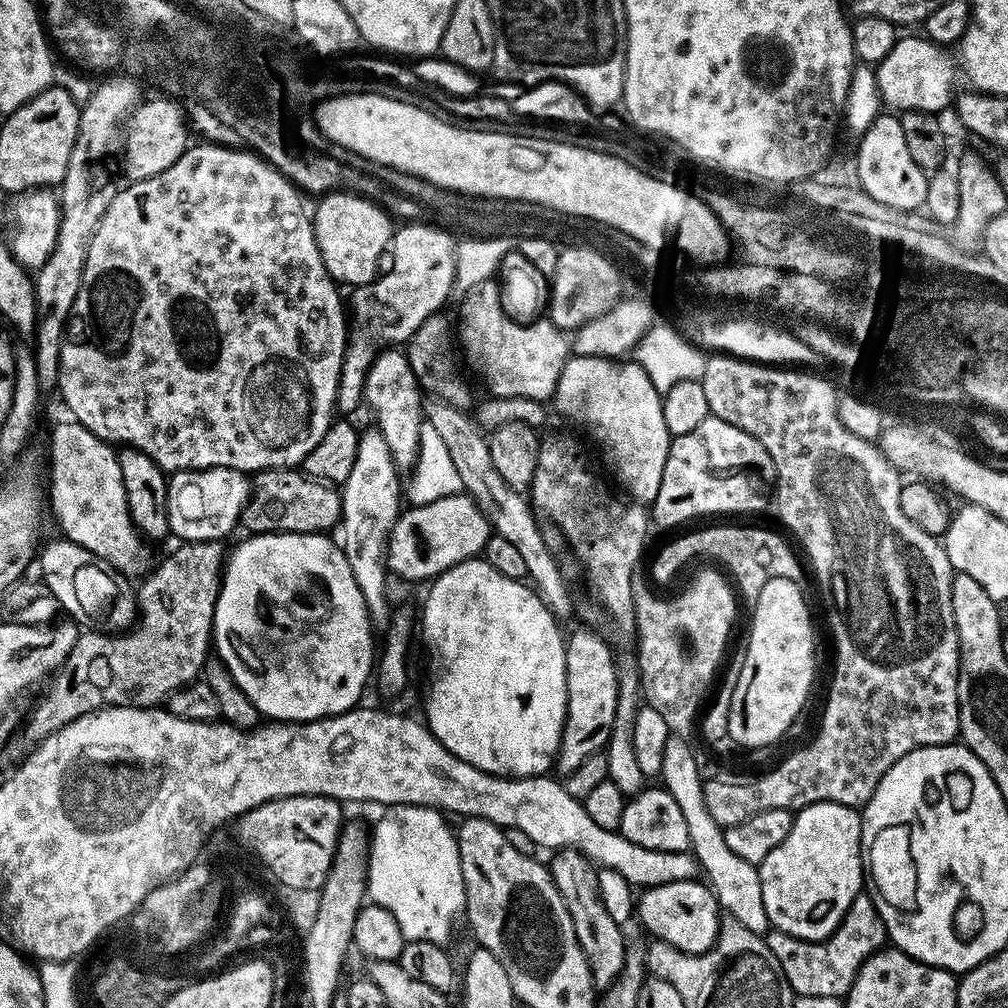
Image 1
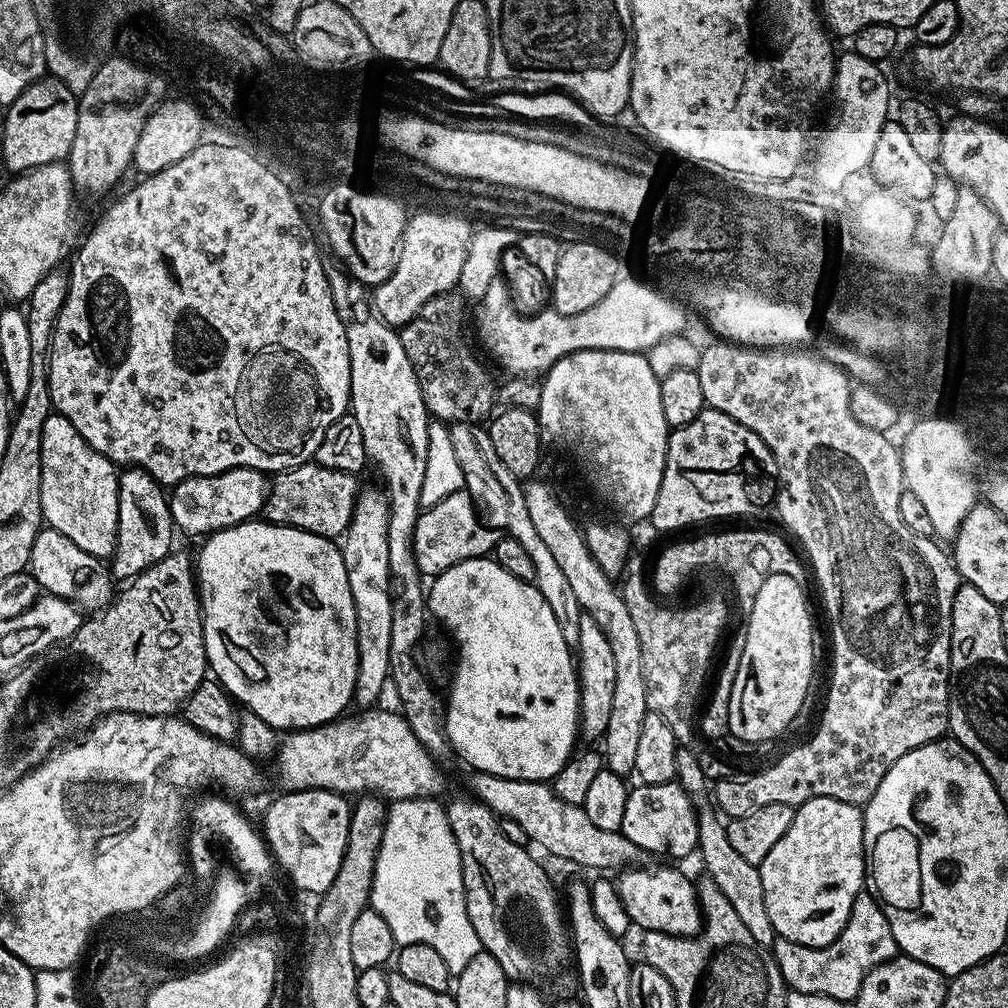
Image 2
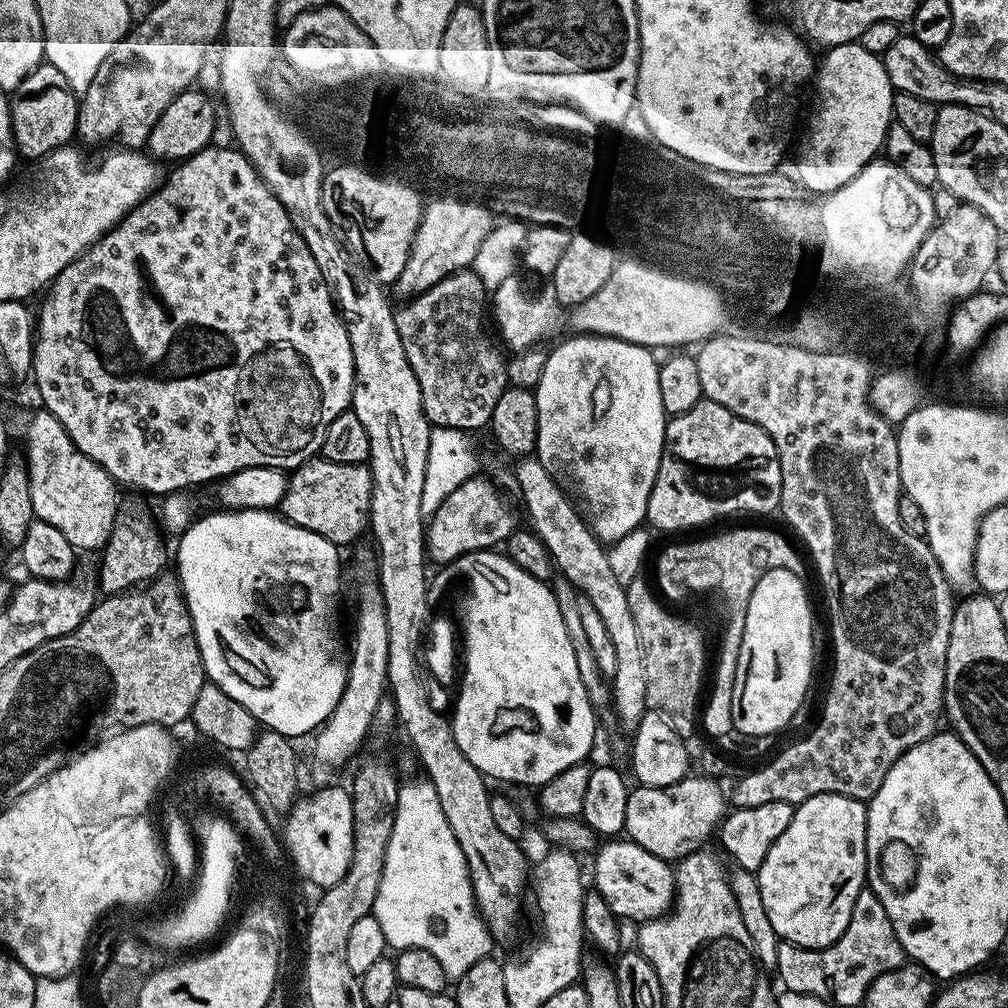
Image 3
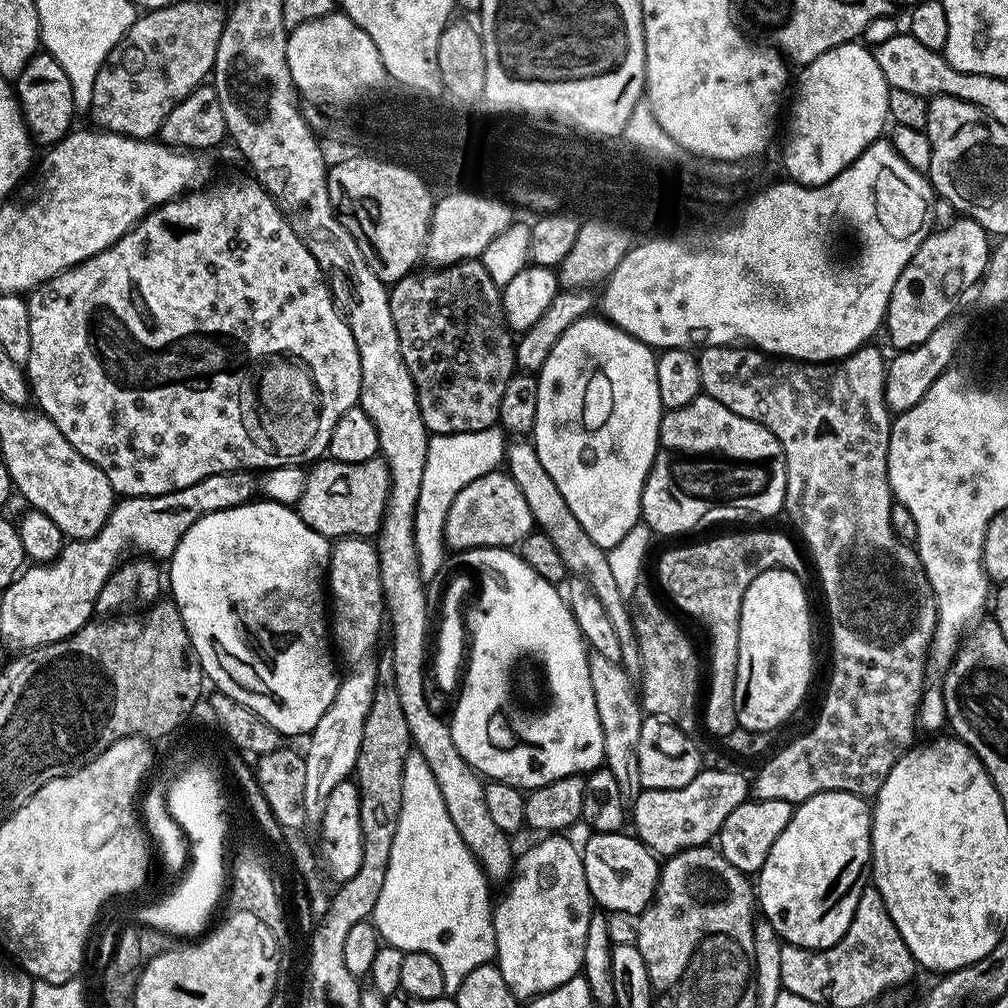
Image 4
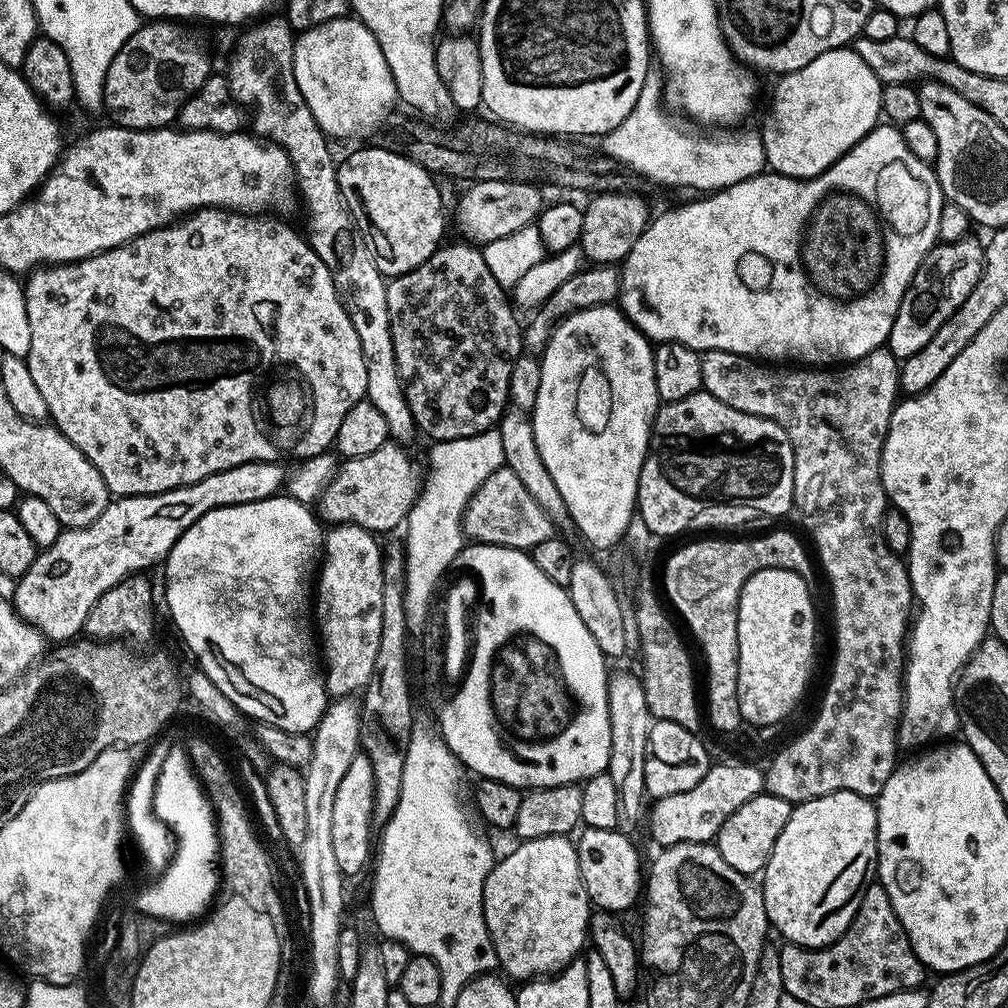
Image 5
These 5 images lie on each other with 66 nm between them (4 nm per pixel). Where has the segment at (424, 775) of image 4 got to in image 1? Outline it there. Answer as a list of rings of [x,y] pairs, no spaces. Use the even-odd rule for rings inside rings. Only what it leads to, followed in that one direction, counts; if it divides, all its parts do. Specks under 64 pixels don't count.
[[[398,804],[387,809],[388,812],[376,824],[376,829],[372,828],[370,832],[370,847],[368,850],[367,864],[367,899],[371,903],[382,906],[394,914],[394,919],[398,921],[398,930],[402,930],[405,941],[425,940],[435,944],[447,945],[448,939],[452,936],[452,923],[456,920],[456,915],[465,911],[464,903],[464,879],[462,878],[462,866],[460,865],[460,846],[456,842],[453,829],[448,829],[445,813],[435,808],[423,808],[420,804]]]

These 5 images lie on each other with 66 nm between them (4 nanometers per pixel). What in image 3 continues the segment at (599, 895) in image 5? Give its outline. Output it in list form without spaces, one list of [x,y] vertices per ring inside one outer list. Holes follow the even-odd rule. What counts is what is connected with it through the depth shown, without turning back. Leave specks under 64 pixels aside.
[[[612,838],[595,849],[596,861],[592,864],[592,880],[595,891],[599,892],[617,918],[643,922],[657,920],[671,909],[676,899],[676,873],[667,860],[642,850],[627,838]]]

